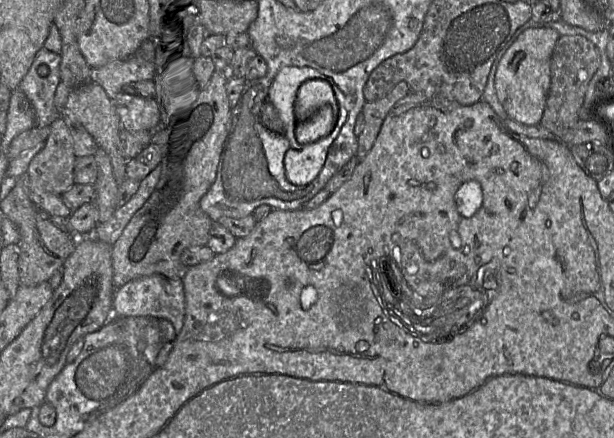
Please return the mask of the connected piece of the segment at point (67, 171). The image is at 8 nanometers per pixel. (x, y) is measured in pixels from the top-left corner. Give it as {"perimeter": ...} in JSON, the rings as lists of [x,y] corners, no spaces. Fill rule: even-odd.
{"perimeter":[[[59,115],[50,126],[51,132],[45,140],[45,145],[31,160],[28,166],[27,176],[39,188],[57,195],[62,195],[70,189],[74,183],[74,154],[73,140],[70,132]]]}

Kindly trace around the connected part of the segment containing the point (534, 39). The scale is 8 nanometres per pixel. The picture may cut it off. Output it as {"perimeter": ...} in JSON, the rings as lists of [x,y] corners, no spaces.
{"perimeter":[[[546,27],[524,30],[499,61],[495,88],[499,102],[515,121],[534,125],[540,123],[550,88],[550,63],[559,33]]]}

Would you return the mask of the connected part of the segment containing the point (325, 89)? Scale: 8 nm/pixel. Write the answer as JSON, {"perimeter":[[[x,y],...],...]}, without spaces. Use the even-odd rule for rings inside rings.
{"perimeter":[[[315,79],[304,83],[298,91],[297,103],[302,109],[319,109],[312,119],[299,124],[299,134],[308,129],[310,121],[315,121],[316,124],[320,124],[321,121],[328,122],[328,126],[318,129],[317,133],[311,136],[331,133],[338,117],[338,104],[333,88],[327,81]]]}

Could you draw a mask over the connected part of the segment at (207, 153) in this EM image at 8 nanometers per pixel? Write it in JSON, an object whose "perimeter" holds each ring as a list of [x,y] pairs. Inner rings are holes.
{"perimeter":[[[215,71],[209,85],[199,91],[195,102],[175,122],[154,130],[154,143],[159,147],[163,170],[148,200],[132,216],[112,246],[115,288],[153,274],[182,275],[183,252],[207,245],[213,221],[201,209],[200,200],[216,180],[231,127],[232,108],[226,92],[229,78],[228,73]]]}

